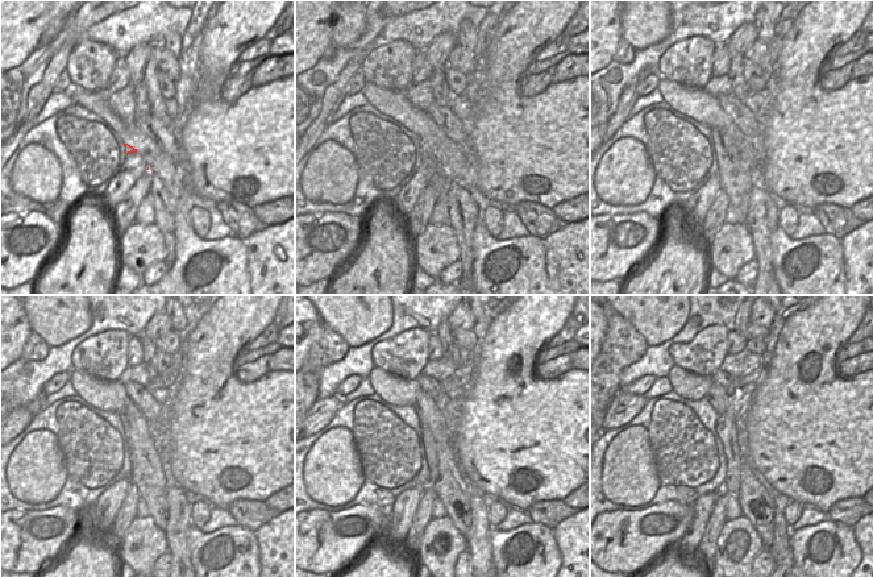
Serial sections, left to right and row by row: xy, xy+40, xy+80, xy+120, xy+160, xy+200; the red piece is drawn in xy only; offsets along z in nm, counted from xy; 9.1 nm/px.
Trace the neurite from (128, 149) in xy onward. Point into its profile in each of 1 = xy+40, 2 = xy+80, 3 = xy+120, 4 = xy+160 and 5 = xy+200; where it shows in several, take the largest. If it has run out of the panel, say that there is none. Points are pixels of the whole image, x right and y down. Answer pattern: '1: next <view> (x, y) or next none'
1: next xy+40 (439, 181)
2: next xy+80 (735, 174)
3: next xy+120 (146, 473)
4: next xy+160 (445, 480)
5: next xy+200 (757, 506)

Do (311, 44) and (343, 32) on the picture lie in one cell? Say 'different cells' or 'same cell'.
different cells

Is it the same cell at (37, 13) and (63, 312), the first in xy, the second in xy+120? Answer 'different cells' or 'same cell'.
different cells

